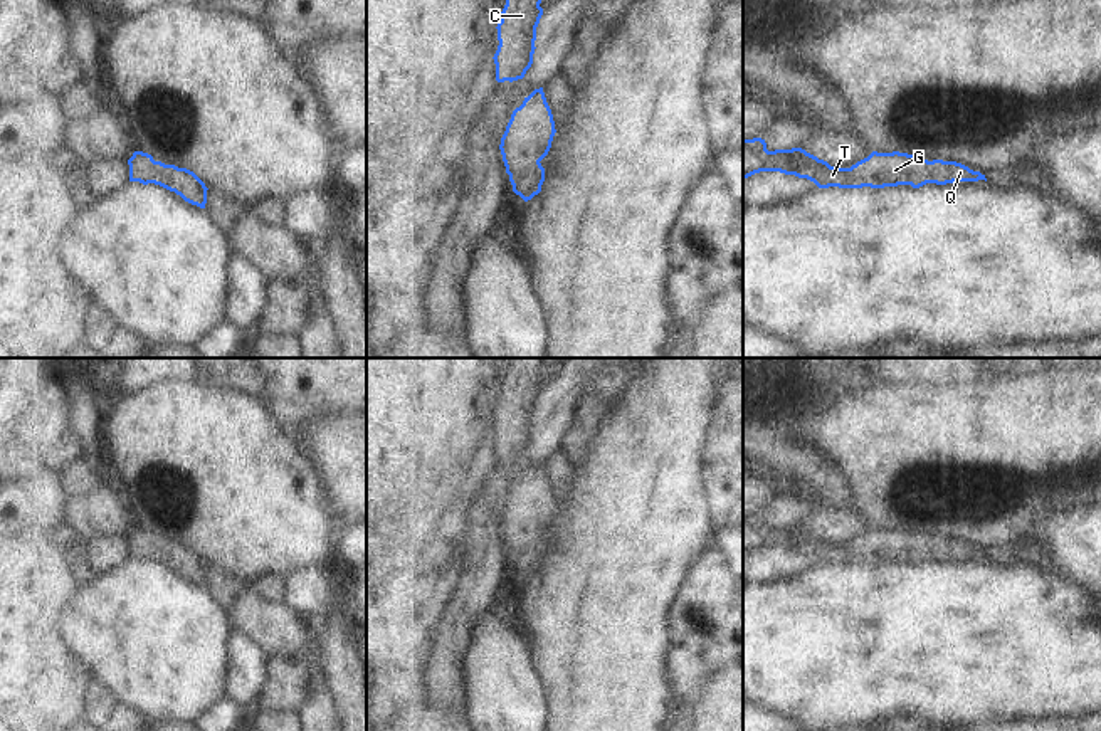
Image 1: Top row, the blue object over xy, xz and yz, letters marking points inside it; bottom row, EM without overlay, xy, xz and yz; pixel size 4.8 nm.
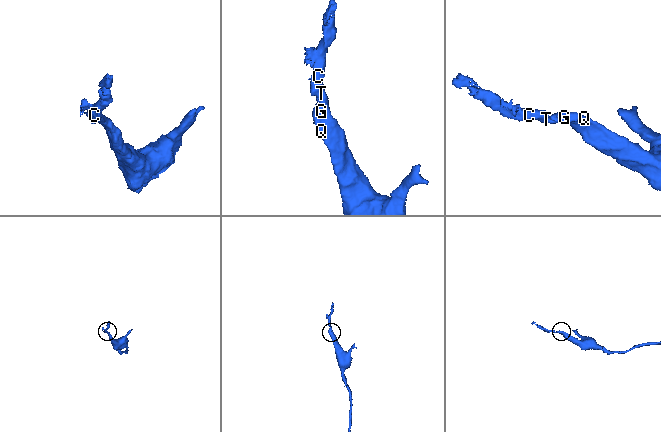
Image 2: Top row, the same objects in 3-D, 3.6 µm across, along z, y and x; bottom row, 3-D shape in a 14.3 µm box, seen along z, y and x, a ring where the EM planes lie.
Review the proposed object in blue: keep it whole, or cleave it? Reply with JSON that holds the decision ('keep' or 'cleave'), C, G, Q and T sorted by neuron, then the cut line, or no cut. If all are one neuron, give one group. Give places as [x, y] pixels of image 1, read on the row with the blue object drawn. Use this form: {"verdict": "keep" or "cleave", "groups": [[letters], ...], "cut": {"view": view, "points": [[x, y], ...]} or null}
{"verdict": "keep", "groups": [["C", "G", "Q", "T"]], "cut": null}

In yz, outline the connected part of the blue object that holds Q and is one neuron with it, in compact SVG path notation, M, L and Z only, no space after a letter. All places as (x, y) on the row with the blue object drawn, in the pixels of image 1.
M743 138L743 180L760 171L780 171L814 181L819 188L884 188L926 183L946 185L953 181L978 181L985 175L956 161L928 161L919 155L877 153L857 161L851 168L830 166L827 161L802 148L768 151L761 138Z

